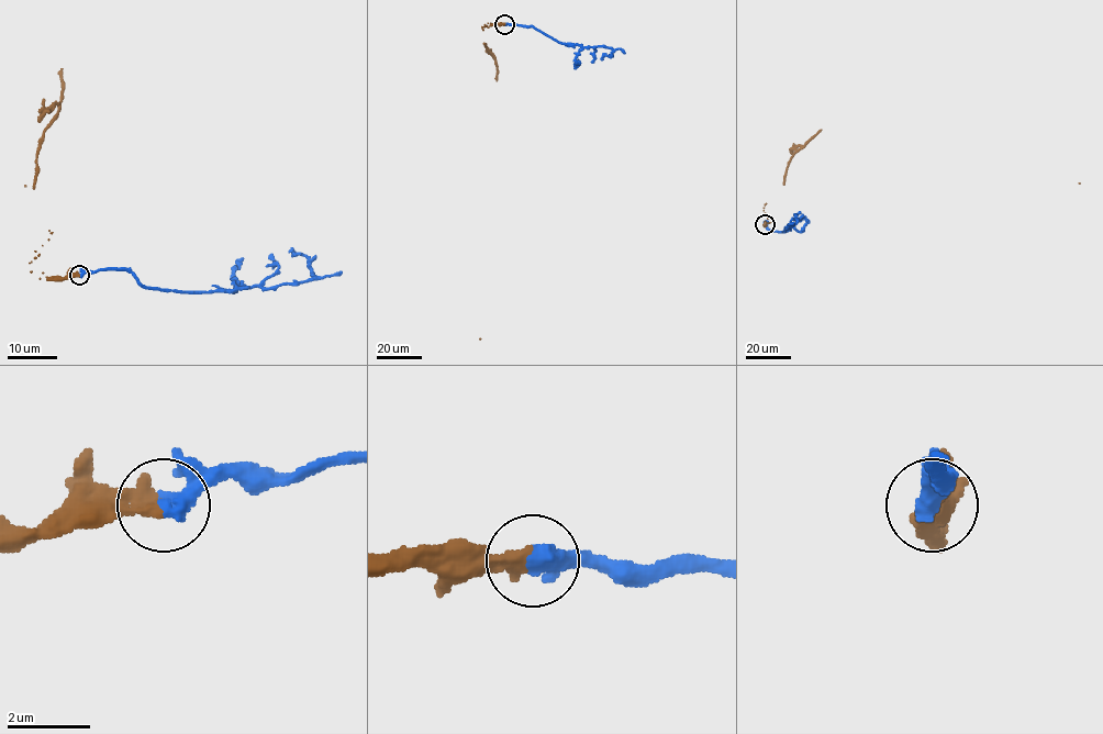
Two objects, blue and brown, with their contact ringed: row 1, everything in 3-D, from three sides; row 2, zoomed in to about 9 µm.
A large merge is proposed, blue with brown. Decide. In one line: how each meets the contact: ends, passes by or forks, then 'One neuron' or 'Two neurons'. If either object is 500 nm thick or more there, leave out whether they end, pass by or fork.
At the ring blue ends. At the ring brown ends. One neuron

